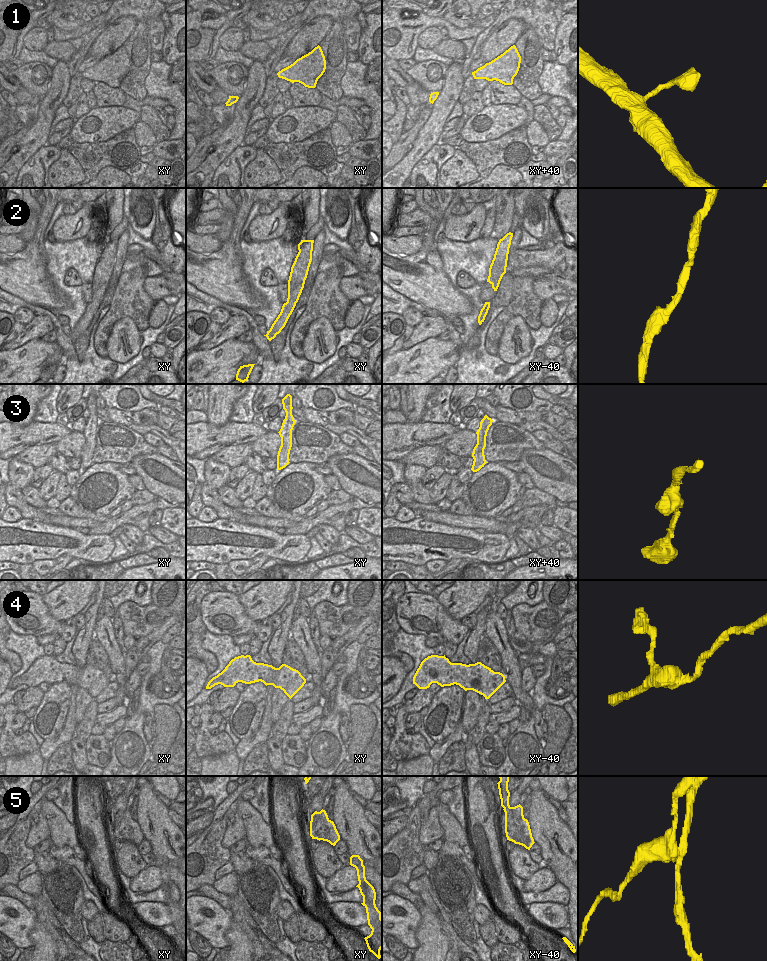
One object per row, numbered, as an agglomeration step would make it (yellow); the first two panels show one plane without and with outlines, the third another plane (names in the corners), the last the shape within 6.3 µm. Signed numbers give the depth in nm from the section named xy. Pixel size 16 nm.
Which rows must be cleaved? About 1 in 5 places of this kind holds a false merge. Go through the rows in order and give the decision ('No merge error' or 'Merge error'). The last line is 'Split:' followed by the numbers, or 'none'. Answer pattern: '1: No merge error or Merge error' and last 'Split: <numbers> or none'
1: No merge error
2: No merge error
3: No merge error
4: No merge error
5: Merge error
Split: 5

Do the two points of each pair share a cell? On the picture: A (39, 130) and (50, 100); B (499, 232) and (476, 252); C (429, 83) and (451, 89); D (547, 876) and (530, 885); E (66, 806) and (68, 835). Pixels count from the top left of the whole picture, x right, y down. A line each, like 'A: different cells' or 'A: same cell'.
A: same cell
B: different cells
C: different cells
D: same cell
E: different cells

